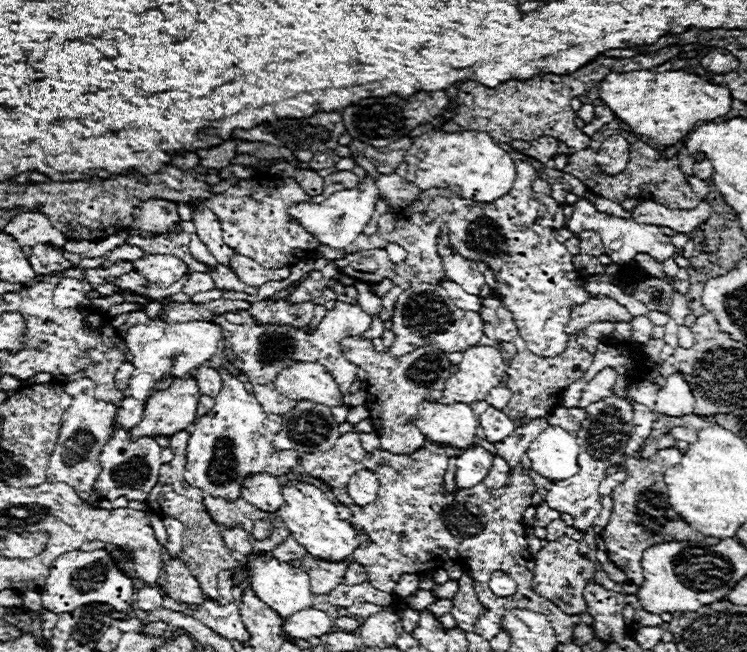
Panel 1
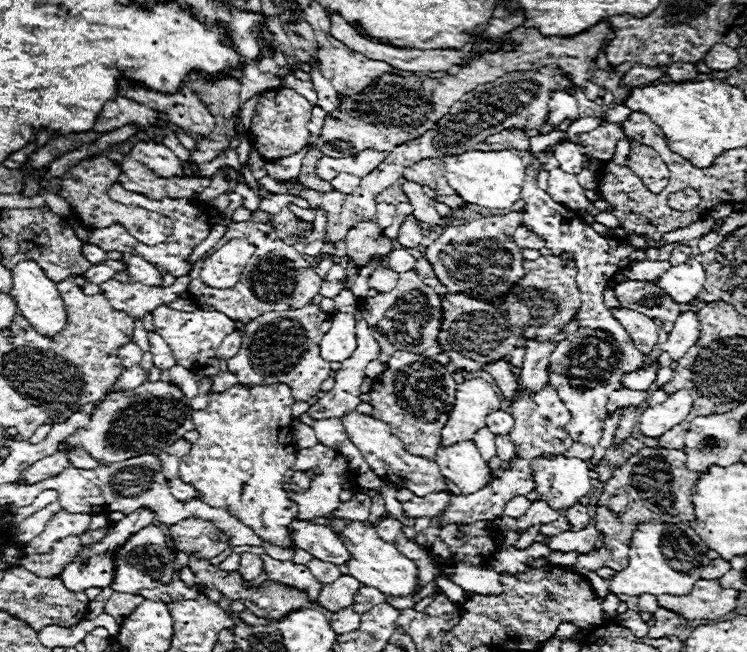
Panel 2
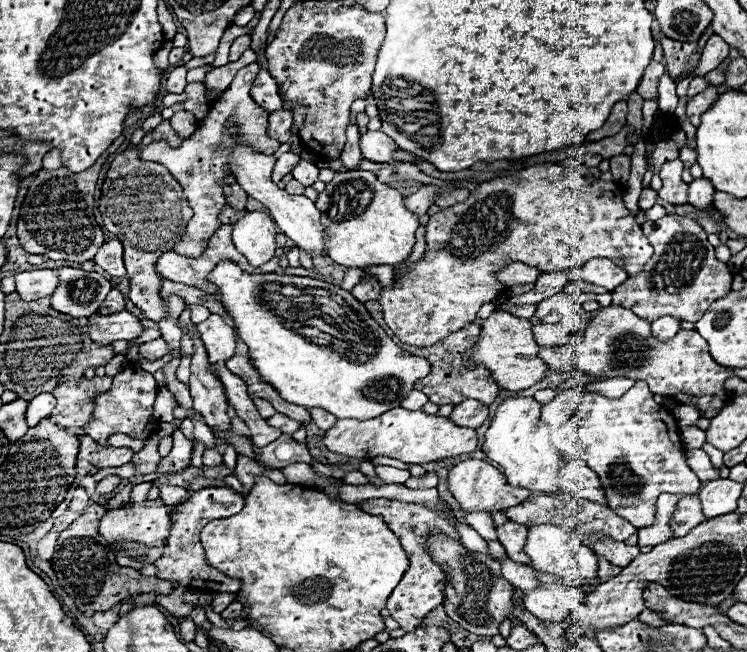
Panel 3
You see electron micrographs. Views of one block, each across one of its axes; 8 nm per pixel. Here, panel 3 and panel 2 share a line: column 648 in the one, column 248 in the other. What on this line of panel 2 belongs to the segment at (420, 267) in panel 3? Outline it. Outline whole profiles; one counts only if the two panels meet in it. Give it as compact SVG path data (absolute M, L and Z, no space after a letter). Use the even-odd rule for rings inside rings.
M230 240L206 258L202 264L200 280L212 288L232 288L252 254L254 246L246 240Z

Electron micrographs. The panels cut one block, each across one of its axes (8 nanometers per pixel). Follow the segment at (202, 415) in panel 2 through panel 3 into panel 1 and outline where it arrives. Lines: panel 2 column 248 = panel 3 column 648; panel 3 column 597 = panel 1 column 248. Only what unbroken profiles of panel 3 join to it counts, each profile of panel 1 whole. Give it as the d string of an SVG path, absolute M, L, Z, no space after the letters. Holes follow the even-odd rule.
M218 368L218 372L222 374L224 384L214 408L188 428L190 442L184 480L210 496L232 500L240 496L242 480L248 474L268 472L272 476L284 476L298 464L298 456L294 450L276 452L272 446L272 440L282 426L282 416L264 412L254 394L246 392L244 384L226 368Z

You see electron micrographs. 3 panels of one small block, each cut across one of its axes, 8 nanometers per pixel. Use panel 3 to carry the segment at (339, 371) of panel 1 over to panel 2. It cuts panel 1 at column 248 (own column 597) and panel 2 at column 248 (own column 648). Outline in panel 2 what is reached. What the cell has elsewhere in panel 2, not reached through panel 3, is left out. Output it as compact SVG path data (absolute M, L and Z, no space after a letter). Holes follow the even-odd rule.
M316 304L302 306L300 310L268 312L248 324L236 322L236 328L246 328L246 332L238 354L228 360L228 372L232 372L244 386L286 384L292 390L294 400L308 402L322 392L320 386L330 374L330 362L320 358L320 340L330 324L332 314L320 312ZM290 332L294 338L290 338Z

